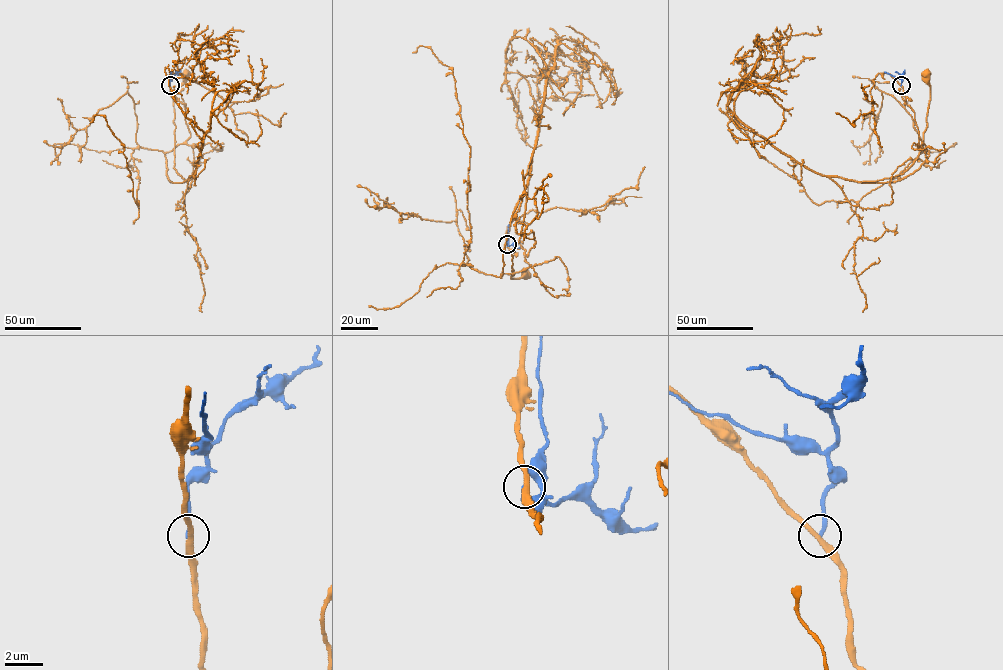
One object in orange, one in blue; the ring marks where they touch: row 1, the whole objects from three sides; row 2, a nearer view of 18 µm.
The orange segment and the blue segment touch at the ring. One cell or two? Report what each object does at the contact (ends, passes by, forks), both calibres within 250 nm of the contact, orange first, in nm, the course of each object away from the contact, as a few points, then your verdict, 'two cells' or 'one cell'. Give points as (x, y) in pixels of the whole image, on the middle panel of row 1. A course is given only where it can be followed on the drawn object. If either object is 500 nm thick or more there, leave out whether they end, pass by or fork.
orange passes by; blue ends; calibres 280 and 220 nm; course orange (506, 244), (525, 250), (531, 265), (501, 277), (512, 213), (527, 185), (511, 278), (526, 274); course blue (506, 244), (508, 224); two cells

